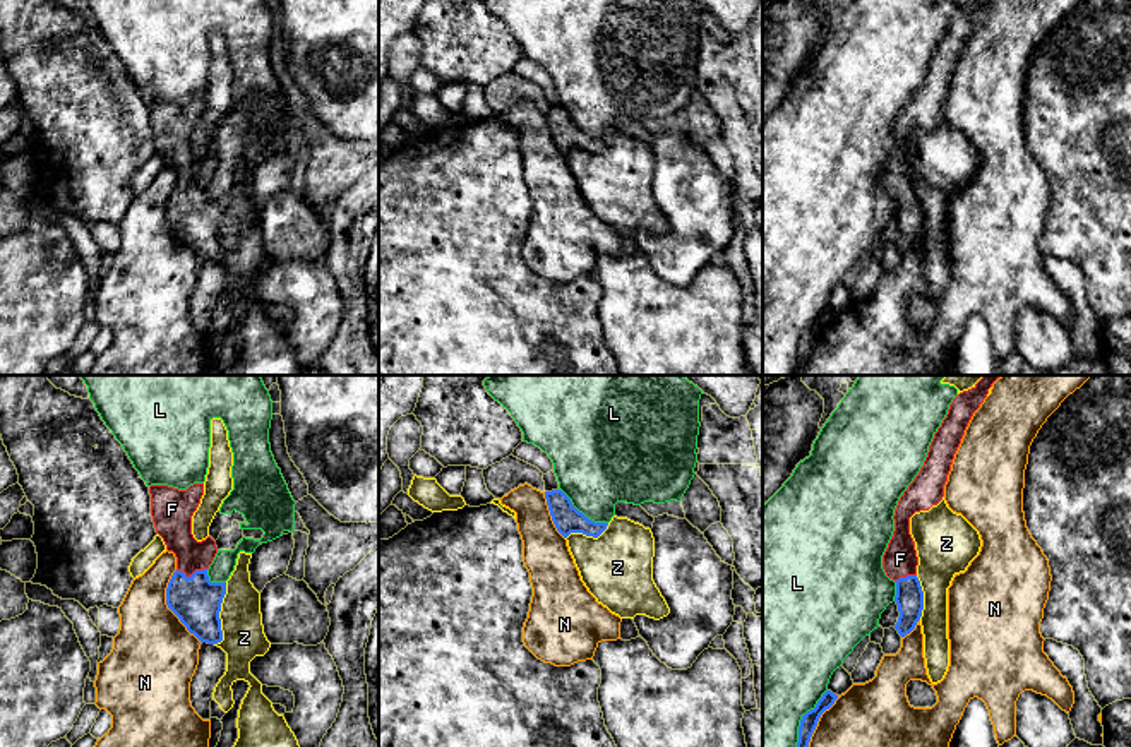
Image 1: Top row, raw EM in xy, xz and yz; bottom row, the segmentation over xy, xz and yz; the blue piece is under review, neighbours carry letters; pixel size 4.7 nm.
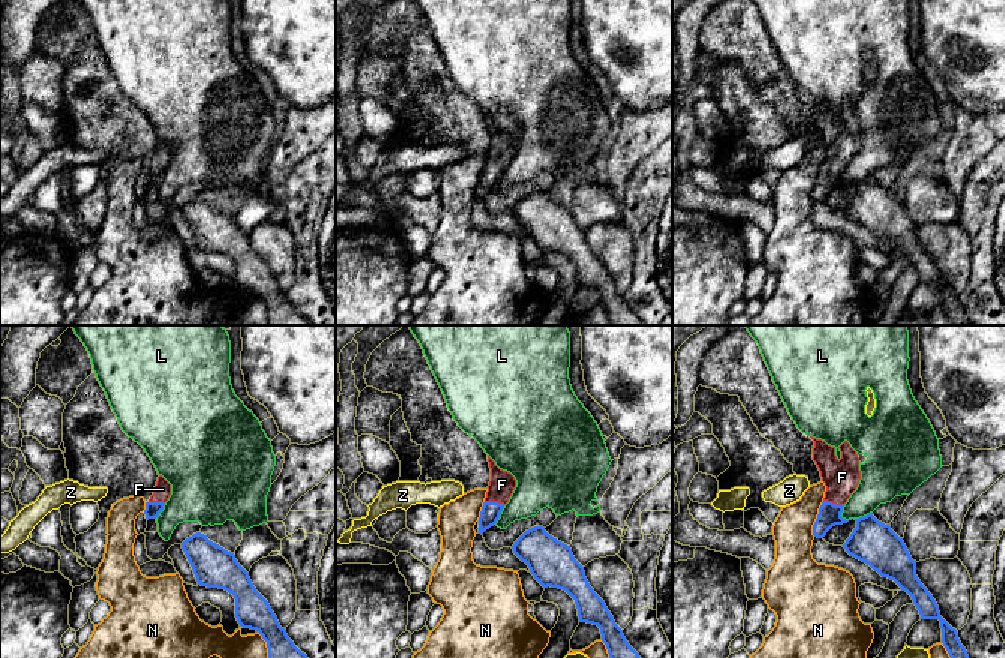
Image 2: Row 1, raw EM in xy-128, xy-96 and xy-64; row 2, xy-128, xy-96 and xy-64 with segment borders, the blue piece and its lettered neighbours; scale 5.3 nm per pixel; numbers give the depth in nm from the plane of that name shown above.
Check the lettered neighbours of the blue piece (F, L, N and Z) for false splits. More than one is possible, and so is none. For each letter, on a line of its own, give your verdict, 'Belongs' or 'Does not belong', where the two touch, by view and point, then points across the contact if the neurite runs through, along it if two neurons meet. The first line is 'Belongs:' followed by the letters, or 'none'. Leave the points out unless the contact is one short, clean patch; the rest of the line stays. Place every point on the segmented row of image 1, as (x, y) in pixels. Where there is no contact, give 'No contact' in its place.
Belongs: F
F: Belongs. Touches blue at xy (192, 574). Path across: xy (196, 600), (192, 597), (192, 574), (192, 555), (173, 525)
L: Does not belong. Touches blue at yz (802, 717)
N: Does not belong. Touches blue at xy (168, 607)
Z: Does not belong. Touches blue at xy (218, 615)

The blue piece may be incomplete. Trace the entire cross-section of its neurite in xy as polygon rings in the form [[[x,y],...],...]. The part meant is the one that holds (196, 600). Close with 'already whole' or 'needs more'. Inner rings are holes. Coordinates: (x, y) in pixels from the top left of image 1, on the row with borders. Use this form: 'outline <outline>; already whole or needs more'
outline [[[204,483],[187,490],[151,485],[149,493],[156,533],[177,557],[166,605],[200,642],[218,644],[223,641],[219,612],[226,583],[211,583],[207,576],[218,553],[216,541],[211,536],[197,541],[192,535],[192,516],[204,495]]]; needs more

